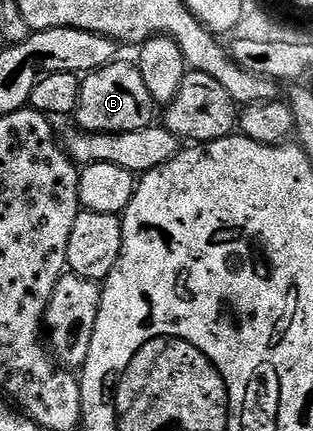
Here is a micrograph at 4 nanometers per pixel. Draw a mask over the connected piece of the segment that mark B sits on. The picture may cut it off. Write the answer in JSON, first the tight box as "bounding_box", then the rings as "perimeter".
{"bounding_box":[73,58,156,132],"perimeter":[[[119,58],[114,63],[95,72],[85,73],[80,90],[80,102],[74,111],[73,119],[84,132],[135,132],[151,127],[155,123],[156,105],[144,78],[140,78],[137,63],[125,64]]]}

